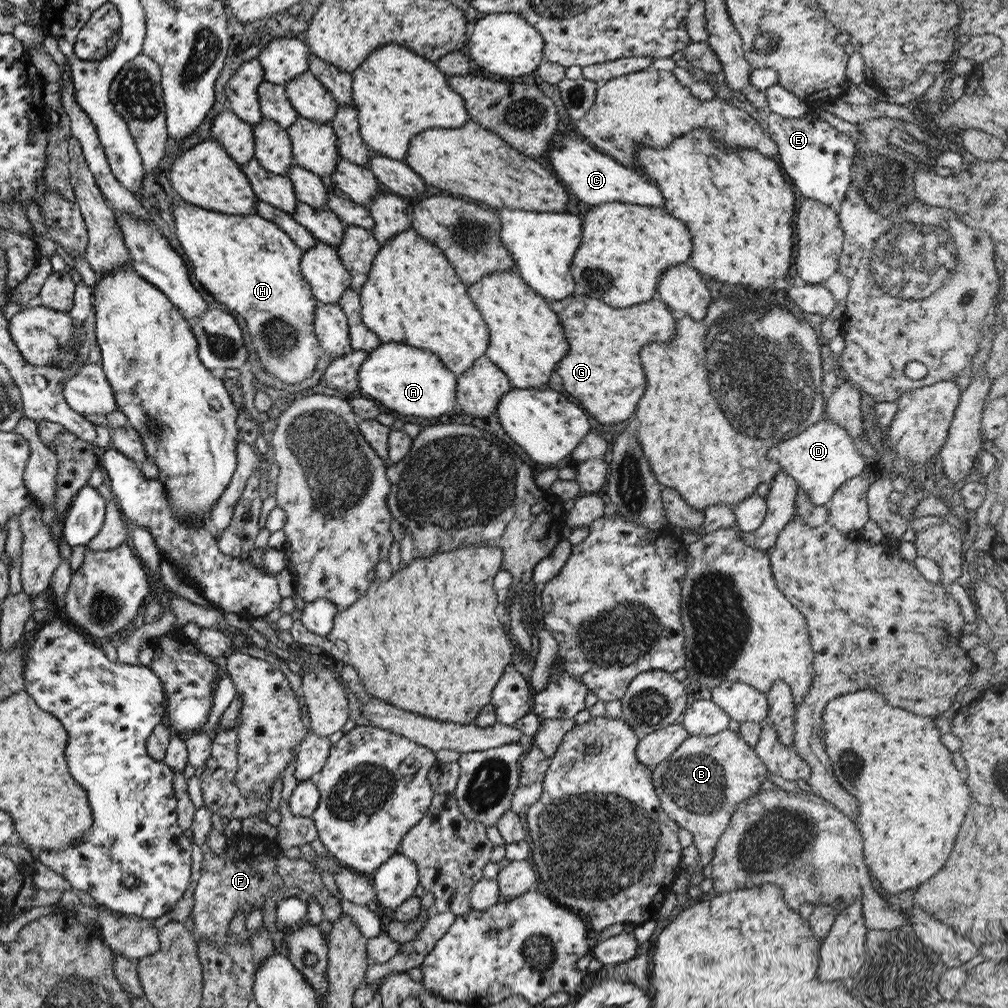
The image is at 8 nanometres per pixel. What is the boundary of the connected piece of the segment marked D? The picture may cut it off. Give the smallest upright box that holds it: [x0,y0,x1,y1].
[766,418,871,506]

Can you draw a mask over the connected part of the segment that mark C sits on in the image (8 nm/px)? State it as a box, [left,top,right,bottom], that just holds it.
[546,136,664,207]

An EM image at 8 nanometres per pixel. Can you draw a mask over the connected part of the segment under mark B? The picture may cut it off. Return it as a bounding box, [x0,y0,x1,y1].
[652,729,769,896]

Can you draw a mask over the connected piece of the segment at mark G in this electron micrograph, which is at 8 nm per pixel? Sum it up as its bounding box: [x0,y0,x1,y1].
[548,292,675,424]

